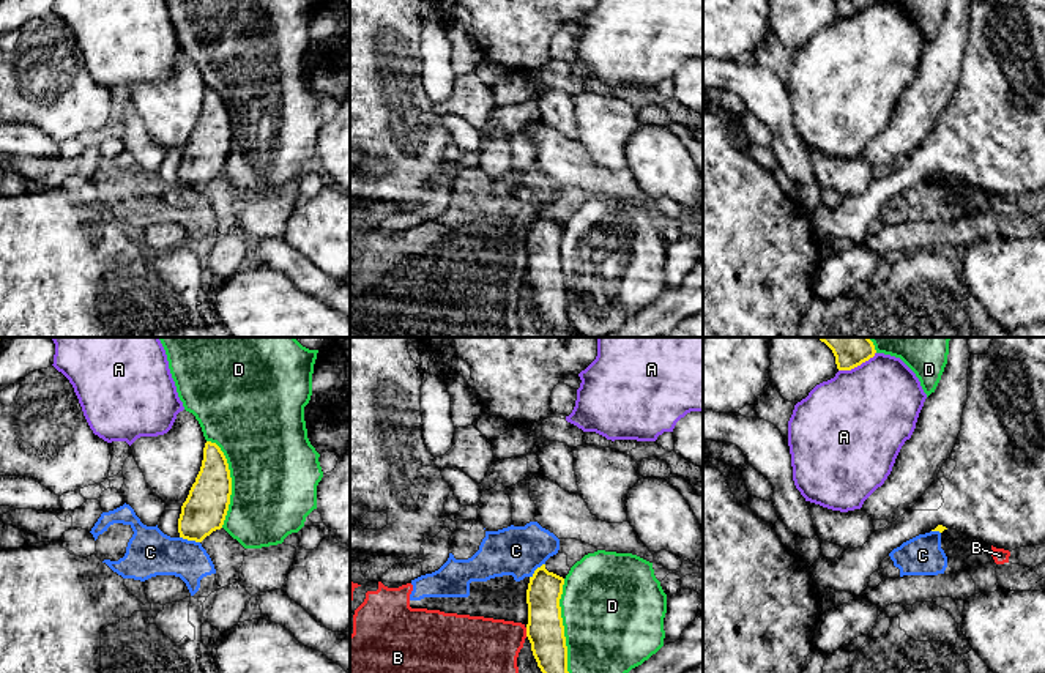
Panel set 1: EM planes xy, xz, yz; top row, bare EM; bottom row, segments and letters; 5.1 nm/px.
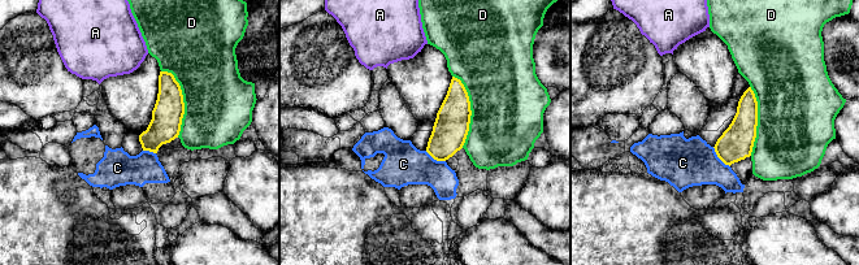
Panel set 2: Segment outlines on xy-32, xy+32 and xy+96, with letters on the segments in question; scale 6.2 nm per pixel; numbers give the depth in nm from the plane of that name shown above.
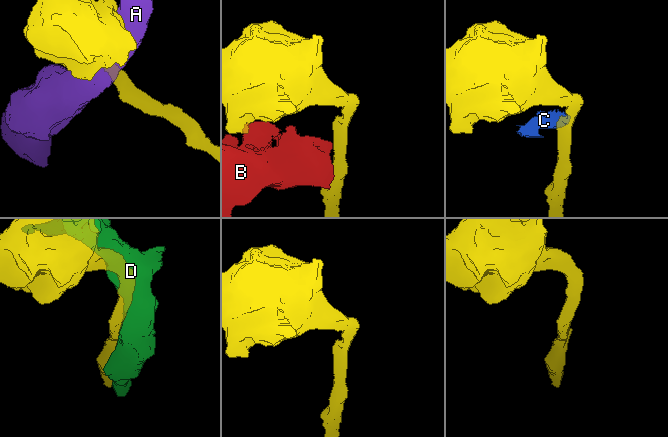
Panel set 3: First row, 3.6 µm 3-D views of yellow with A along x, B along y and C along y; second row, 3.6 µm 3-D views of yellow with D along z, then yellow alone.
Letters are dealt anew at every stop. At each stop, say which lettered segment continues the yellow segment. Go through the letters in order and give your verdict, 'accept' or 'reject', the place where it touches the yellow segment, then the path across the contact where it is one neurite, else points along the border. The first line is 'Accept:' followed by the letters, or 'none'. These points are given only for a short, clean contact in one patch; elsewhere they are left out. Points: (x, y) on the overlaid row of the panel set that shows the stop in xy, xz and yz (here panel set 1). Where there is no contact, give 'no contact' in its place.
Accept: none
A: reject | yz (858, 364)
B: reject | xz (527, 632) | along xz (525, 628), (527, 635)
C: reject | xy (189, 539) | along xy (180, 536), (199, 542)
D: reject | xz (563, 626)

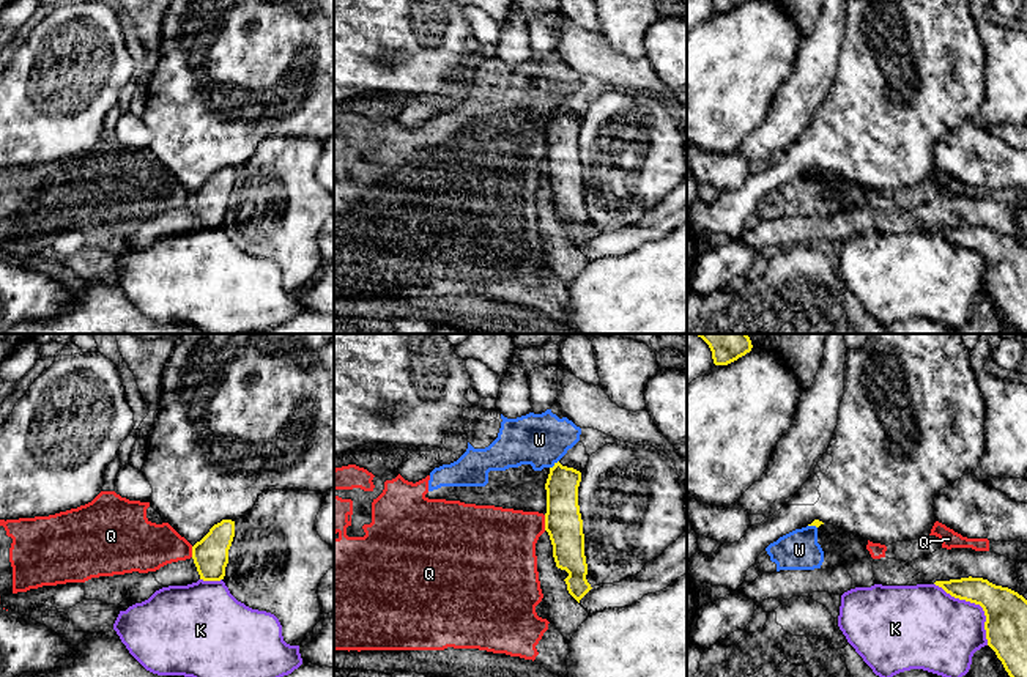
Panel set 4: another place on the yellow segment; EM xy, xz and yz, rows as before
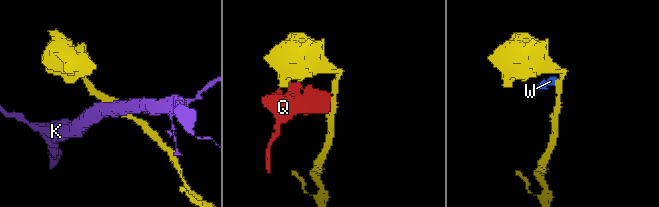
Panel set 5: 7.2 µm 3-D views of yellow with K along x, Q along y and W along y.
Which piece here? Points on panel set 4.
Accept: none
K: reject | yz (977, 603)
Q: reject | xz (545, 523) | along xz (544, 515), (545, 529)
W: reject | xz (555, 465) | along xz (558, 460), (550, 468)

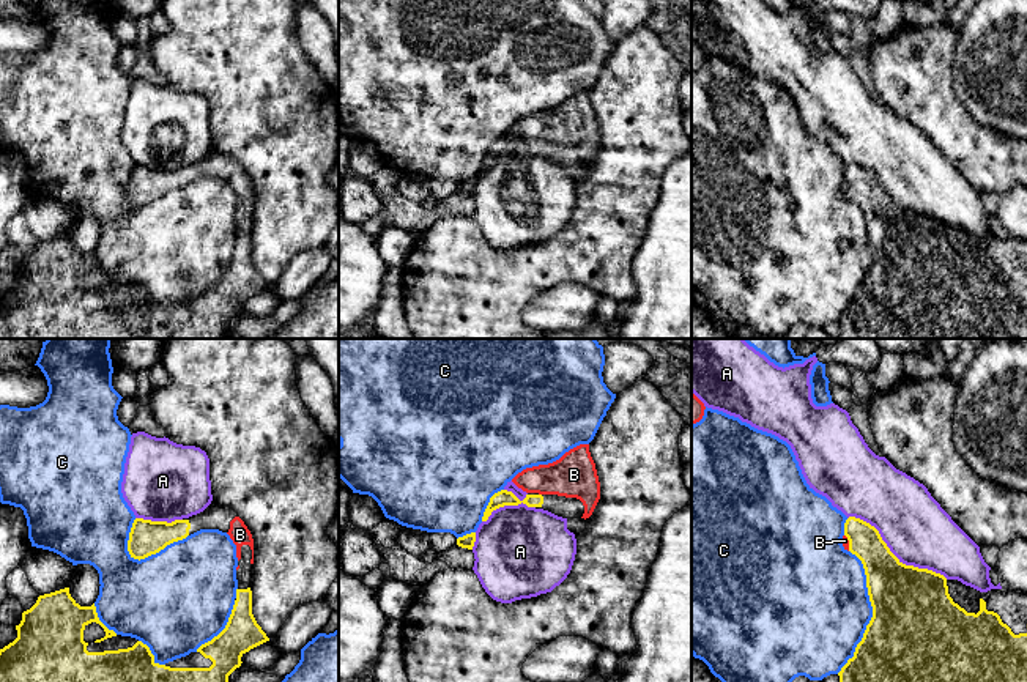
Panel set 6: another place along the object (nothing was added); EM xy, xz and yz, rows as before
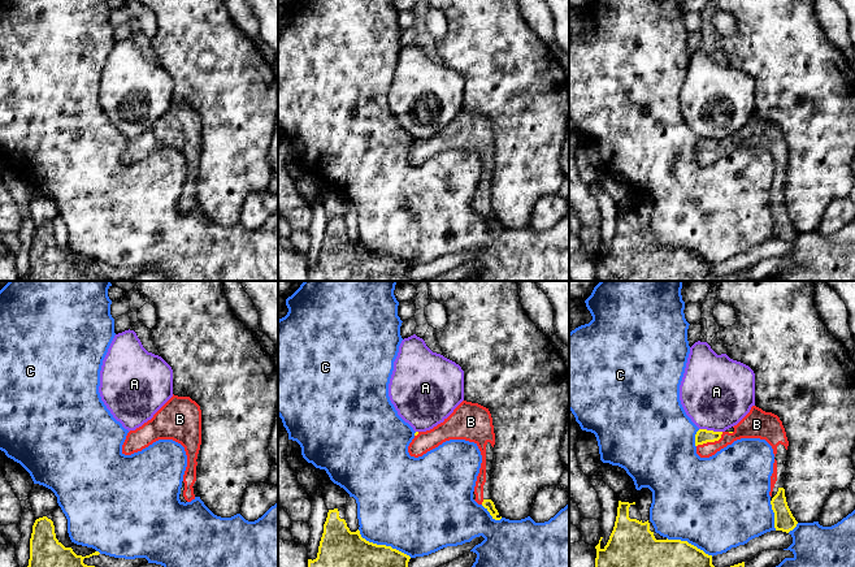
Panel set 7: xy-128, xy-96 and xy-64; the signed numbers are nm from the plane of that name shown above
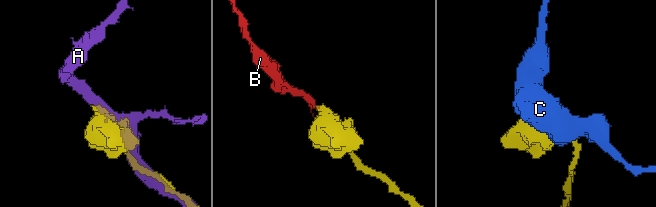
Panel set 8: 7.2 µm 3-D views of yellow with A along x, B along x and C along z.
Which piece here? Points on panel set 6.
Accept: B
A: reject | yz (893, 555)
B: accept | yz (849, 542)
C: reject | yz (873, 611)

